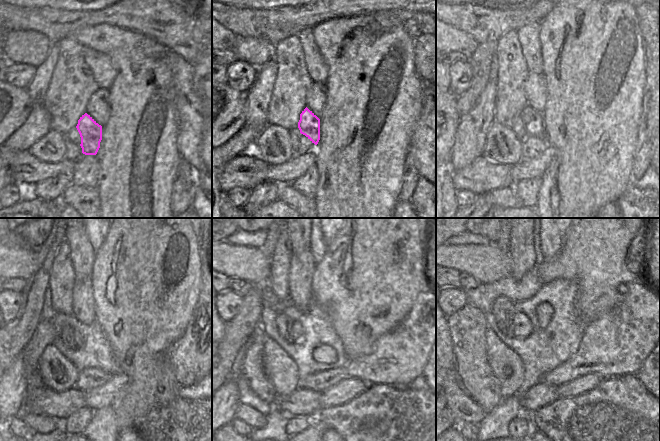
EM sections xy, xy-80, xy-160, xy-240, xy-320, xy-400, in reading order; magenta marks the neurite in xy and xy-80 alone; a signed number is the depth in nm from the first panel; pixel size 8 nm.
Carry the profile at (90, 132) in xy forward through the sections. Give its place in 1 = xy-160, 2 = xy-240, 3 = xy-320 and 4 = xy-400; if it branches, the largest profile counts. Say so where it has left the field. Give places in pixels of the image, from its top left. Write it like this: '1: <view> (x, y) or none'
1: xy-160 (533, 122)
2: xy-240 (78, 338)
3: xy-320 (297, 331)
4: xy-400 (522, 328)

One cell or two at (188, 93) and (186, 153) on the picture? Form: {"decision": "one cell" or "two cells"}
{"decision": "one cell"}

